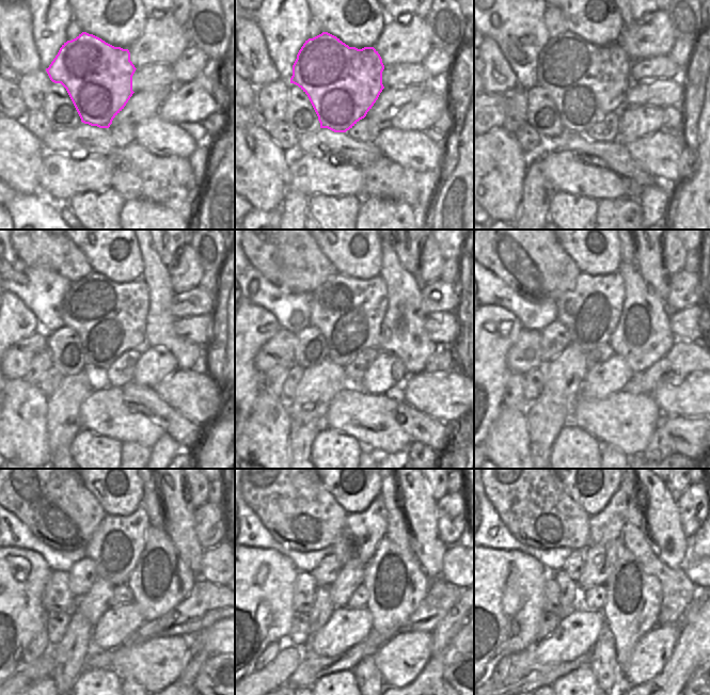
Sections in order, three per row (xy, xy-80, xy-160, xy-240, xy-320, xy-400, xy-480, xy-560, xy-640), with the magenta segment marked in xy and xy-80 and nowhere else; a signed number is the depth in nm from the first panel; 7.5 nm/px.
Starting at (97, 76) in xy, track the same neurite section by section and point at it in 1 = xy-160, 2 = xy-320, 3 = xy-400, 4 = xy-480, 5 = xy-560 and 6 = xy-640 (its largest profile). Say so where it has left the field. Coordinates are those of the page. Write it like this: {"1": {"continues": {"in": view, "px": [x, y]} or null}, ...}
{"1": {"continues": {"in": "xy-160", "px": [586, 82]}}, "2": {"continues": {"in": "xy-320", "px": [348, 311]}}, "3": {"continues": {"in": "xy-400", "px": [590, 311]}}, "4": {"continues": {"in": "xy-480", "px": [117, 542]}}, "5": {"continues": {"in": "xy-560", "px": [362, 532]}}, "6": {"continues": {"in": "xy-640", "px": [606, 525]}}}

